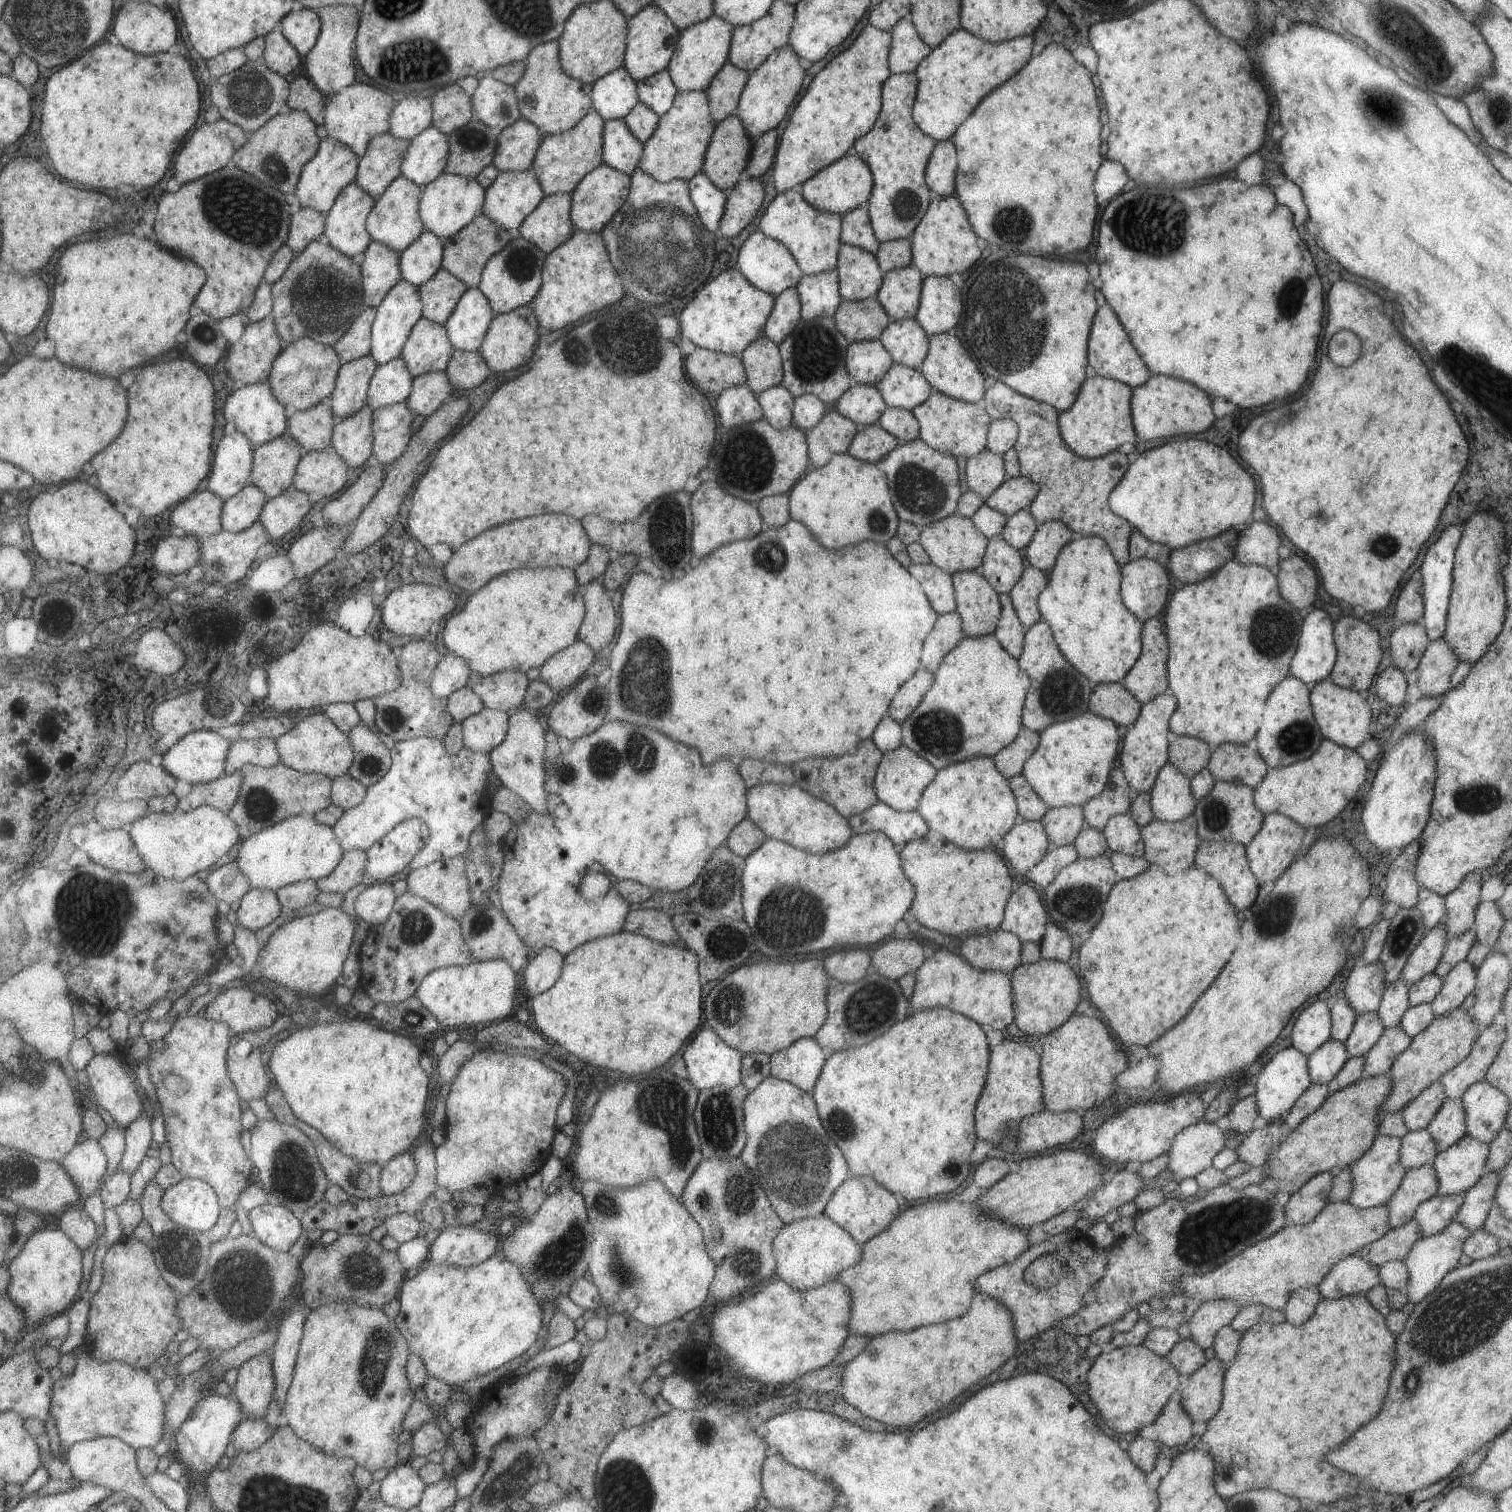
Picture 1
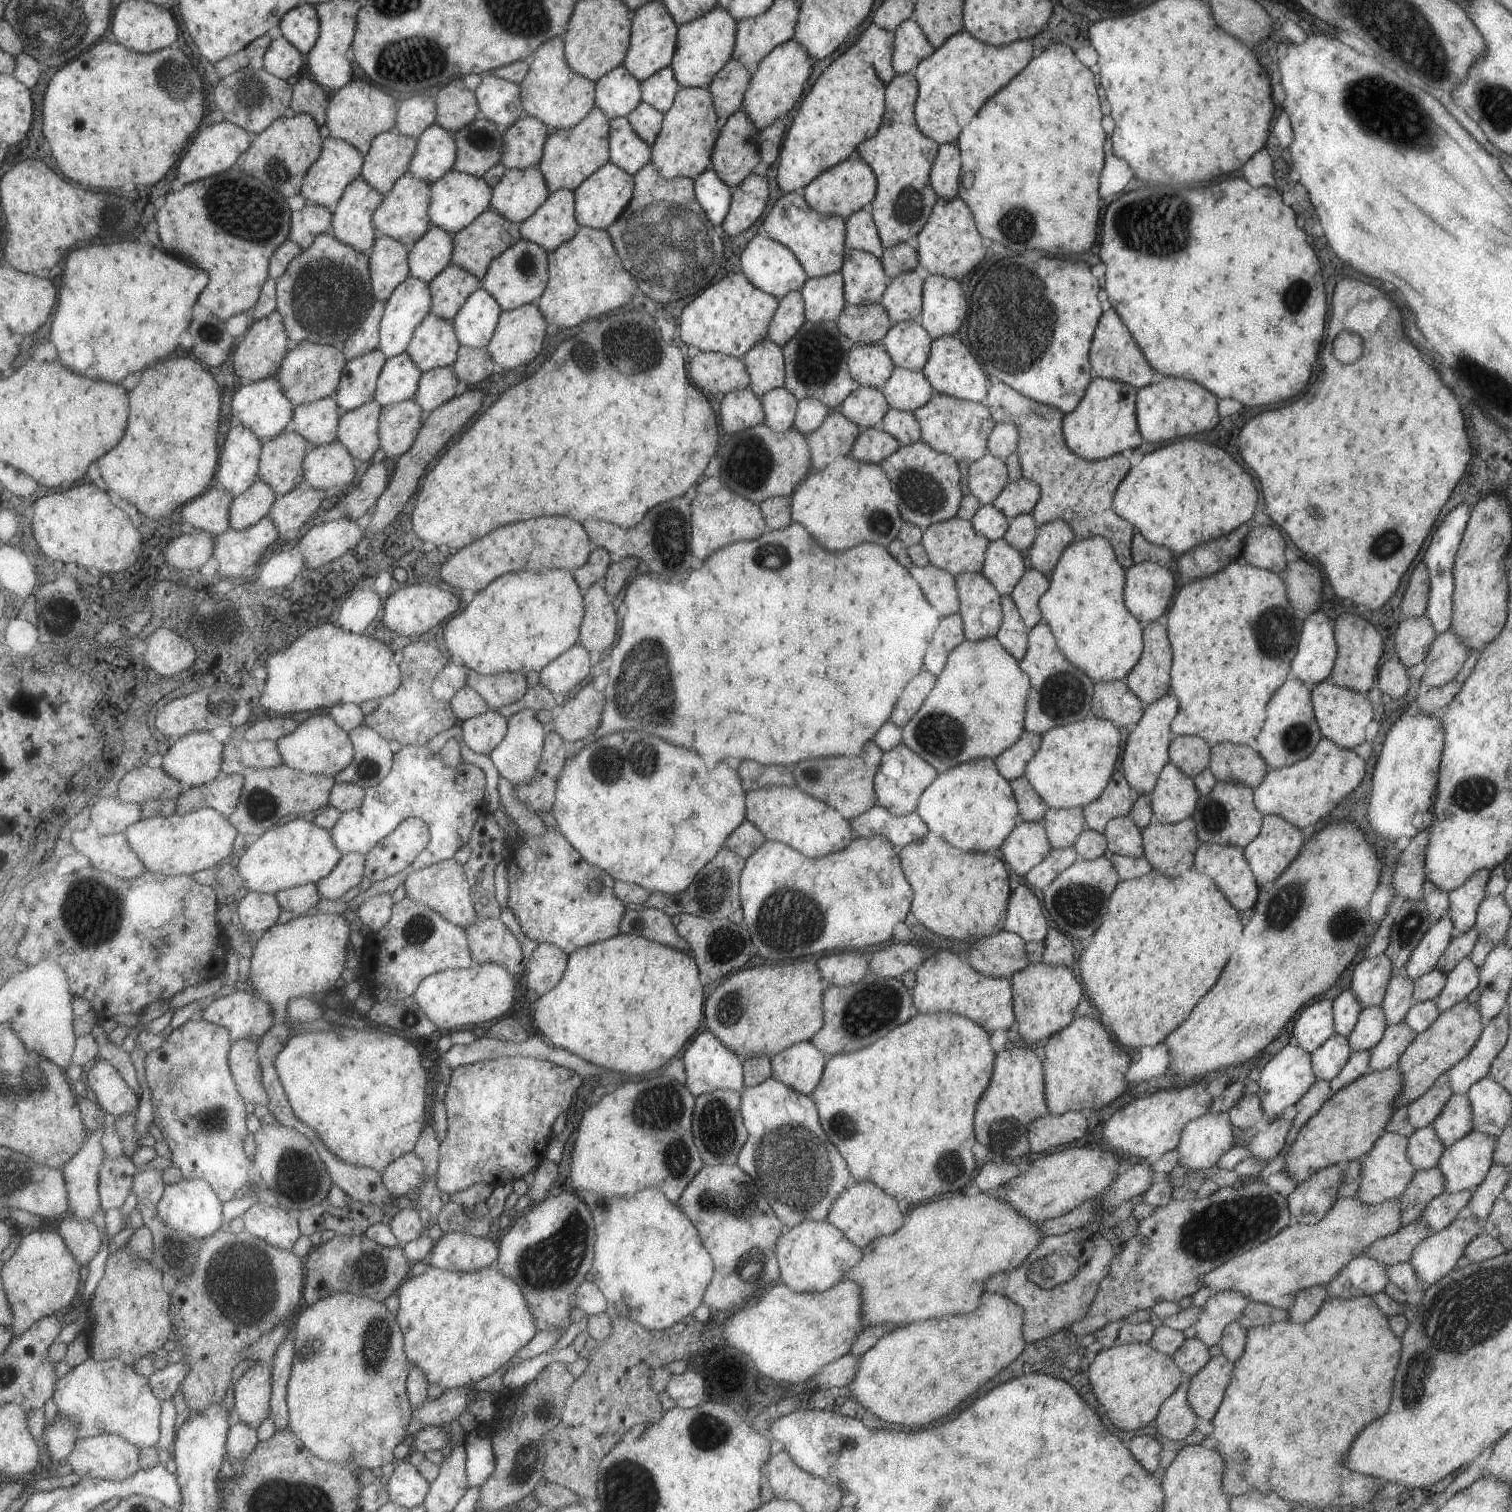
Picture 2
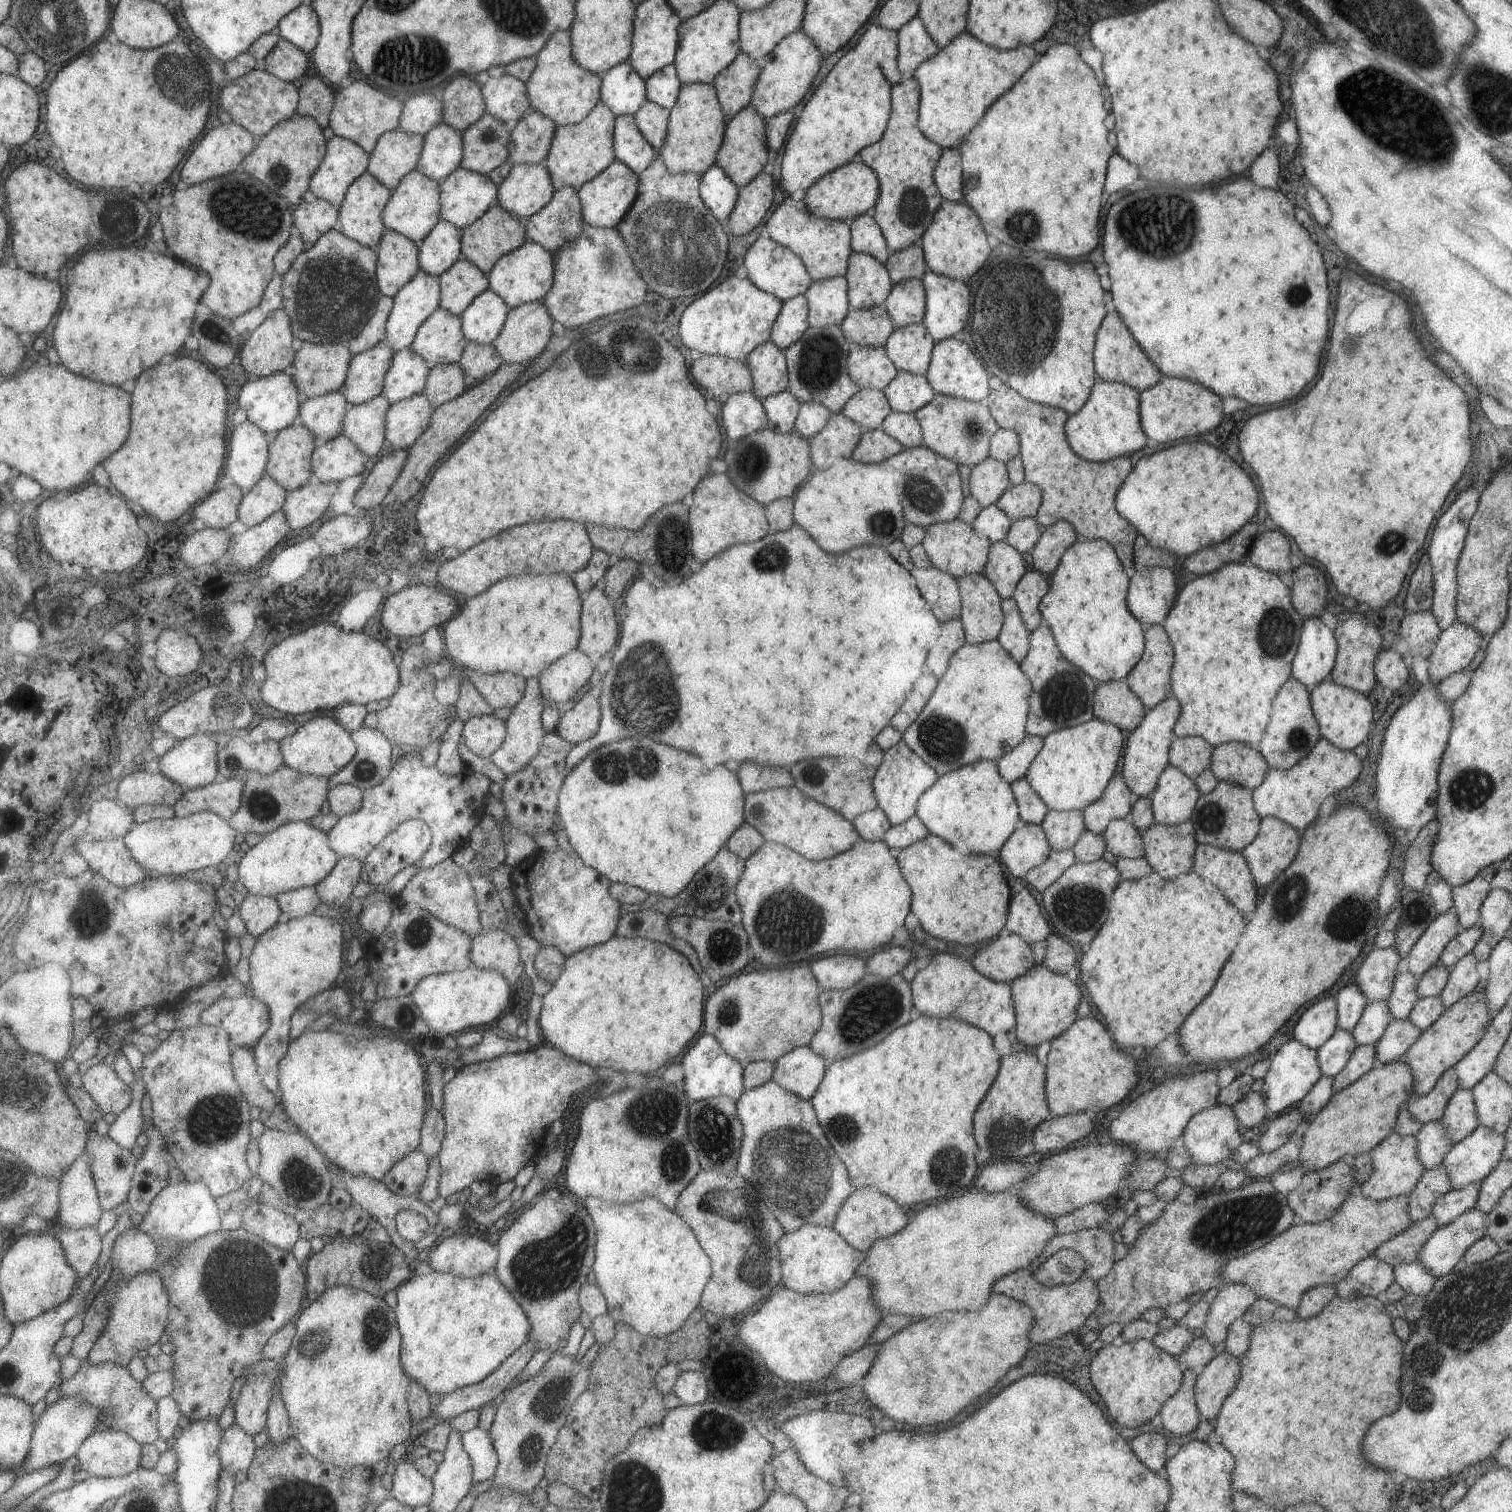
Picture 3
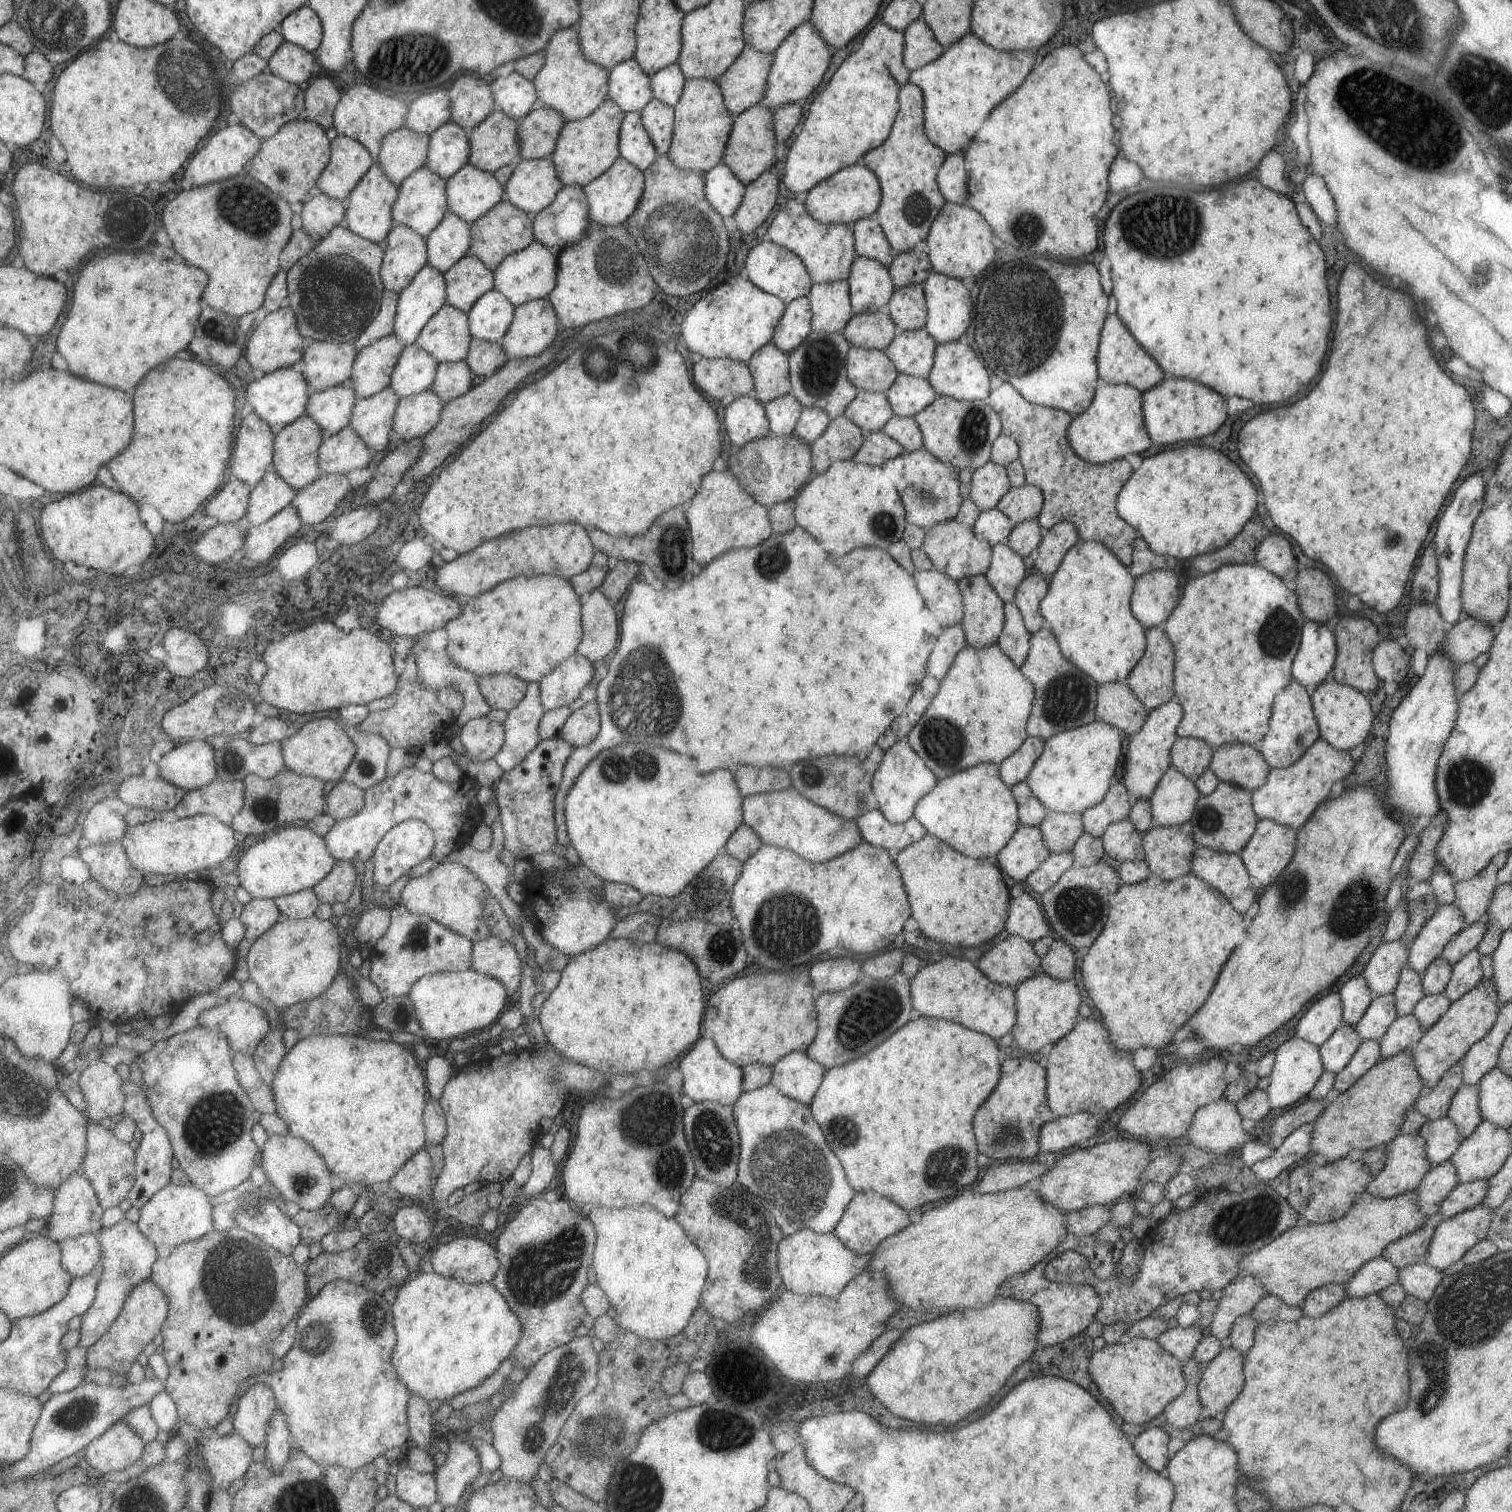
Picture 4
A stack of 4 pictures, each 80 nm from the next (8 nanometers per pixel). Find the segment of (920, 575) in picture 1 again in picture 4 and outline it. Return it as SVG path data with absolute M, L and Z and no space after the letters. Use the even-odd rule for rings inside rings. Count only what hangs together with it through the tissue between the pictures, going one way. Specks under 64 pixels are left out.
M915 571L915 582L925 606L934 614L942 628L959 625L963 616L962 596L957 581L936 571Z

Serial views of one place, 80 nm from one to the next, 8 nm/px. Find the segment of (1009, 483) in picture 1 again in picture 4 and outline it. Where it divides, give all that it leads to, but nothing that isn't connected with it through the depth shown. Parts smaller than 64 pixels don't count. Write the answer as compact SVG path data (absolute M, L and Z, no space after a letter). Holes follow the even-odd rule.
M1035 485L1011 487L999 499L995 508L1015 526L1035 519L1041 510L1042 500L1042 492Z

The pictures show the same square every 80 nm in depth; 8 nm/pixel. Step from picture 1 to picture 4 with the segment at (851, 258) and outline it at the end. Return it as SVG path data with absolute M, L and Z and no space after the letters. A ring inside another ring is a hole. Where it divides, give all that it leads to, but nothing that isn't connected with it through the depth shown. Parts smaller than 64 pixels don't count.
M865 257L853 259L846 281L853 315L870 313L886 306L895 290L888 268Z

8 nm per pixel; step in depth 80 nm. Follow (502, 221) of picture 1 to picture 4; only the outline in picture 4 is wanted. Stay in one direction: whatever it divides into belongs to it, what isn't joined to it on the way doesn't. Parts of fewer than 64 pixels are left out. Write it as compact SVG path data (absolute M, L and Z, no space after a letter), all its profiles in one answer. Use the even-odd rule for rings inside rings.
M520 158L504 186L507 201L534 216L549 206L562 184L551 158Z

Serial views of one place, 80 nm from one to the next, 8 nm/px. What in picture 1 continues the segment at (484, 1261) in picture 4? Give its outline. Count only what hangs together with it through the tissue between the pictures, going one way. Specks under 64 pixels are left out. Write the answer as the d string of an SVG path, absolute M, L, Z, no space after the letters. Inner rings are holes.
M472 1225L447 1226L431 1245L429 1261L449 1266L474 1266L492 1258L497 1244L491 1234Z

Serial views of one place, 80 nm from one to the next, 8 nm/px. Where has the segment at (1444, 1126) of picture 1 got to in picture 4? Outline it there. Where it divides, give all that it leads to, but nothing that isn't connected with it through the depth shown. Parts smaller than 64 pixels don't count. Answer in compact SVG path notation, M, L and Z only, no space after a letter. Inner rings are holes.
M1463 1083L1453 1095L1446 1114L1464 1138L1467 1138L1482 1120L1478 1094L1477 1085Z

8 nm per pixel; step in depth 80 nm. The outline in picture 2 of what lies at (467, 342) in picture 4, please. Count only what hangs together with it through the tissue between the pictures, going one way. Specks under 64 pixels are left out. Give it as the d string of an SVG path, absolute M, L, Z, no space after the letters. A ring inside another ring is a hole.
M429 313L417 327L406 351L416 360L423 372L454 366L462 347L456 332L456 324L452 320Z

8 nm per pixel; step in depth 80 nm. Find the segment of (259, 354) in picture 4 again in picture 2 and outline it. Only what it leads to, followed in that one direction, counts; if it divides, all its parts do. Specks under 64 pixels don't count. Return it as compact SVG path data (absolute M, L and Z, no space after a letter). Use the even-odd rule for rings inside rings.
M279 311L270 314L268 317L257 320L246 337L238 343L233 357L235 372L239 378L248 378L253 382L277 377L291 347L292 342L282 314Z

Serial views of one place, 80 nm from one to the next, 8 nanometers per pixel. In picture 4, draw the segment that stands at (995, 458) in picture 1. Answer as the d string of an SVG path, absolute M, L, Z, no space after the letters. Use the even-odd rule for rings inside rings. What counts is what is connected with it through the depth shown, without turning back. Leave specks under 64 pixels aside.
M989 460L972 472L968 498L980 511L988 511L1010 488L1006 468Z

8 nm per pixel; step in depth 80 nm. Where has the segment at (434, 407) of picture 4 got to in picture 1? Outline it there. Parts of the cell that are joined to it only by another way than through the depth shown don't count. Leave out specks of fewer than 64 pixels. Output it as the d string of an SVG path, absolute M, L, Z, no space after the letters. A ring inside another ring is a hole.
M403 401L374 410L374 458L390 470L390 466L408 449L415 430L415 414L409 403Z

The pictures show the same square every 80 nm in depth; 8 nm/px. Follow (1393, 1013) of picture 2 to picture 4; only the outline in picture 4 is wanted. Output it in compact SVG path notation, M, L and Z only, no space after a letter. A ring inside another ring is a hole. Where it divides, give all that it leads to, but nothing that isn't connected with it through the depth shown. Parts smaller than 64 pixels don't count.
M1407 966L1401 969L1398 983L1392 992L1398 1016L1405 1016L1411 1013L1415 1004L1425 995L1420 978L1421 975L1417 971Z

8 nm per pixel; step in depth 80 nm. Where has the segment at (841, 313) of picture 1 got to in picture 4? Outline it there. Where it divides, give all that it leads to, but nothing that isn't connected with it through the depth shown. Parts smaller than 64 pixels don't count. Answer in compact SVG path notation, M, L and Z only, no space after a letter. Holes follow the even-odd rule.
M886 306L865 314L854 314L843 327L843 338L854 347L883 351L898 329L889 318Z

